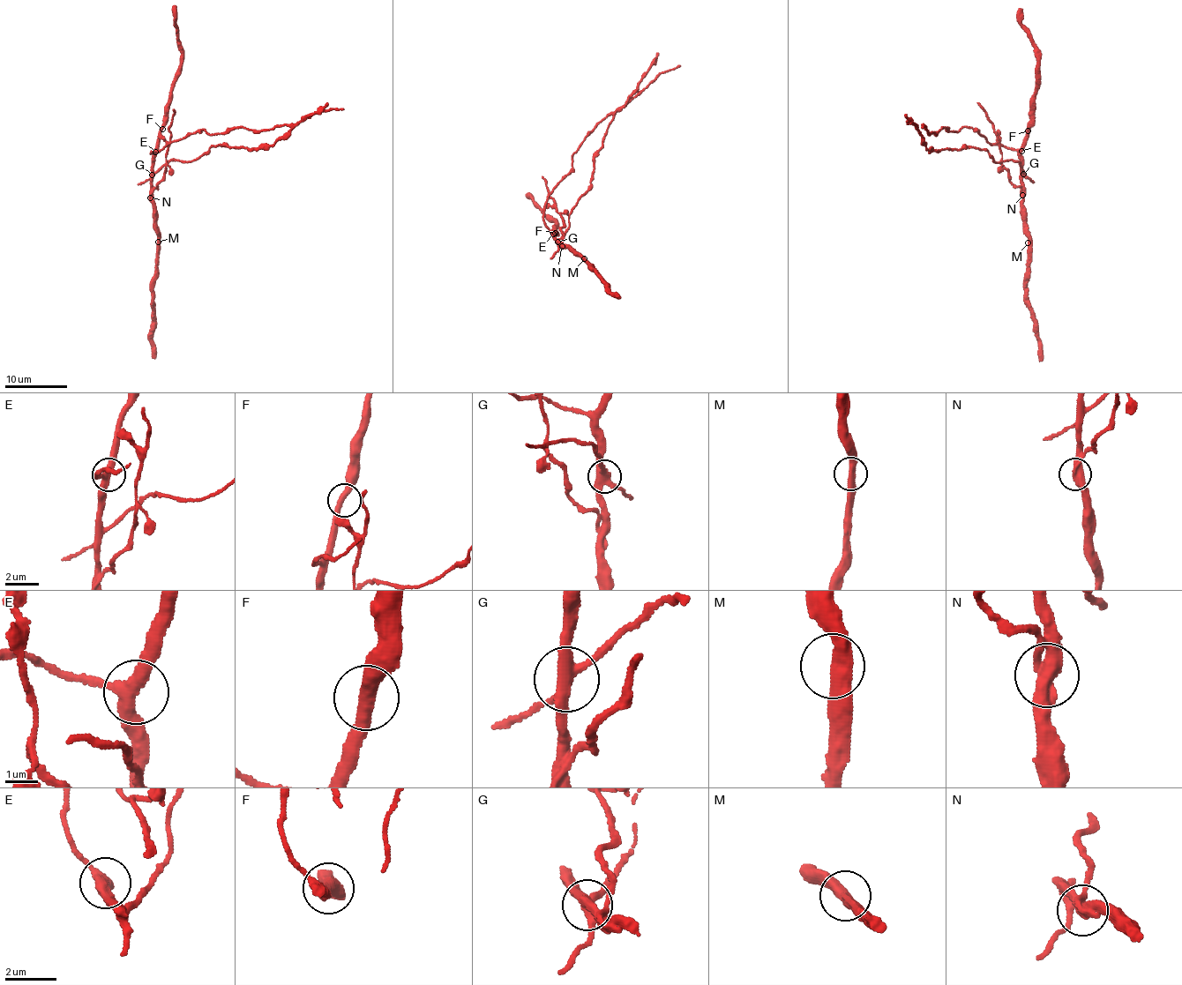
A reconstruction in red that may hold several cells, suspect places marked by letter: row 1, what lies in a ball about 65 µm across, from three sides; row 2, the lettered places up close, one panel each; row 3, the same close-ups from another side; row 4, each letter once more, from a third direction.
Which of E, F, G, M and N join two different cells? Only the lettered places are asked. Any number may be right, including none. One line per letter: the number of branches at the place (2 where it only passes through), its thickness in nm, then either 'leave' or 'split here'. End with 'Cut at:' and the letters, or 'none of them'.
E: branches 3; calibre 360 nm; leave
F: branches 2; calibre 400 nm; leave
G: branches 4; calibre 400 nm; split here
M: branches 2; calibre 440 nm; leave
N: branches 2; calibre 460 nm; split here
Cut at: G, N

